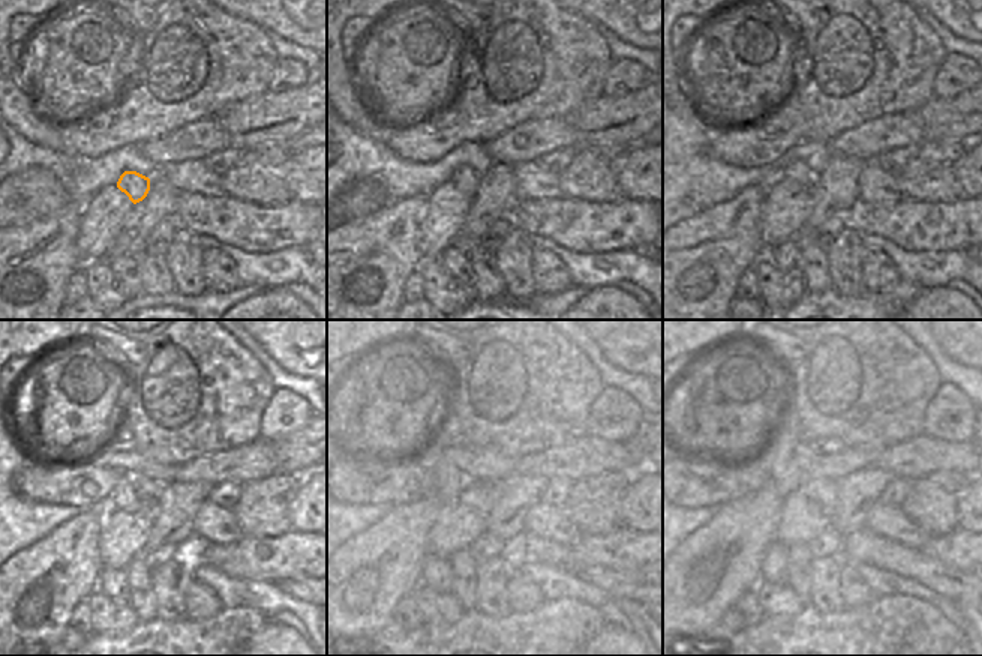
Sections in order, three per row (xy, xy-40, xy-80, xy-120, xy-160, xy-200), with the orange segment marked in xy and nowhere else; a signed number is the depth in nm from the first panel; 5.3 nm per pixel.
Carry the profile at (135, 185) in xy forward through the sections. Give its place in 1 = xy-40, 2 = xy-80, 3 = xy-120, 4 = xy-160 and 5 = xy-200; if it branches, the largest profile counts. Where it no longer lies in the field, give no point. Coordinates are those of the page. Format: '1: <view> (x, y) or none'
1: xy-40 (465, 179)
2: xy-80 (796, 170)
3: xy-120 (123, 497)
4: xy-160 (449, 481)
5: xy-200 (778, 458)

